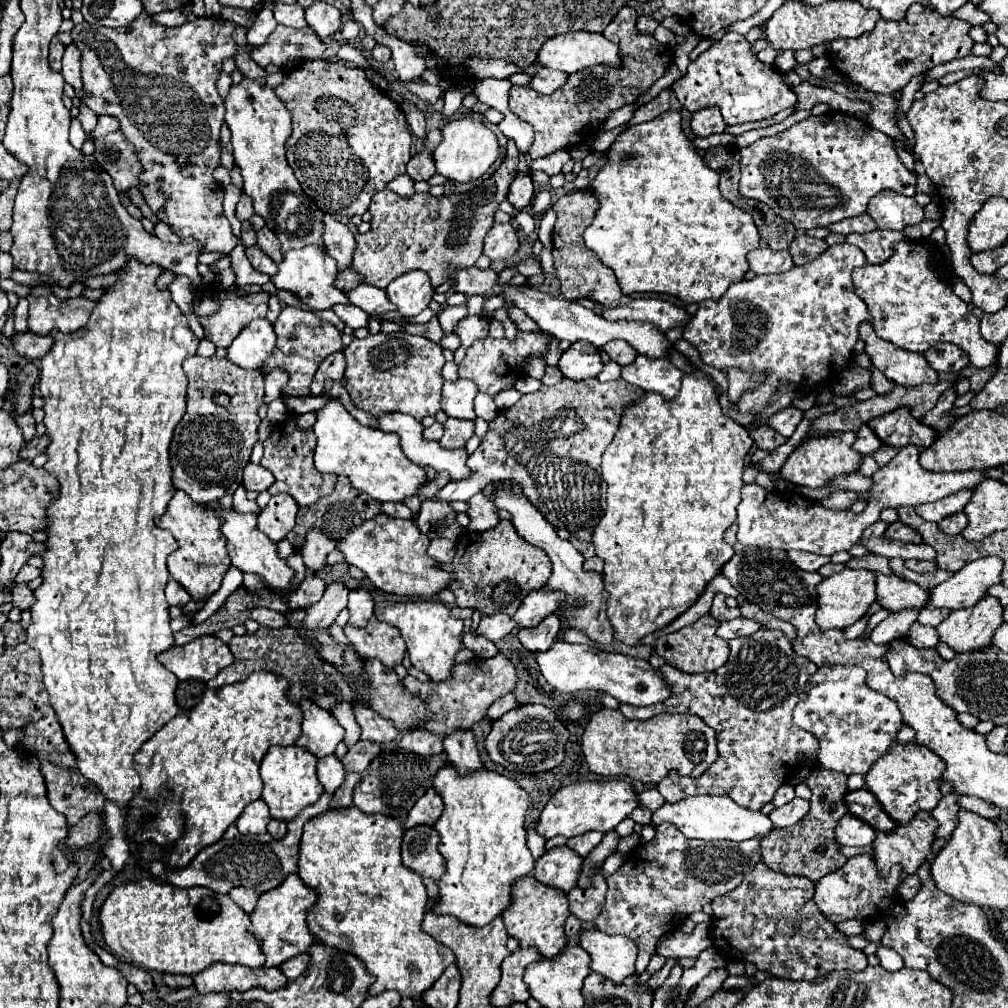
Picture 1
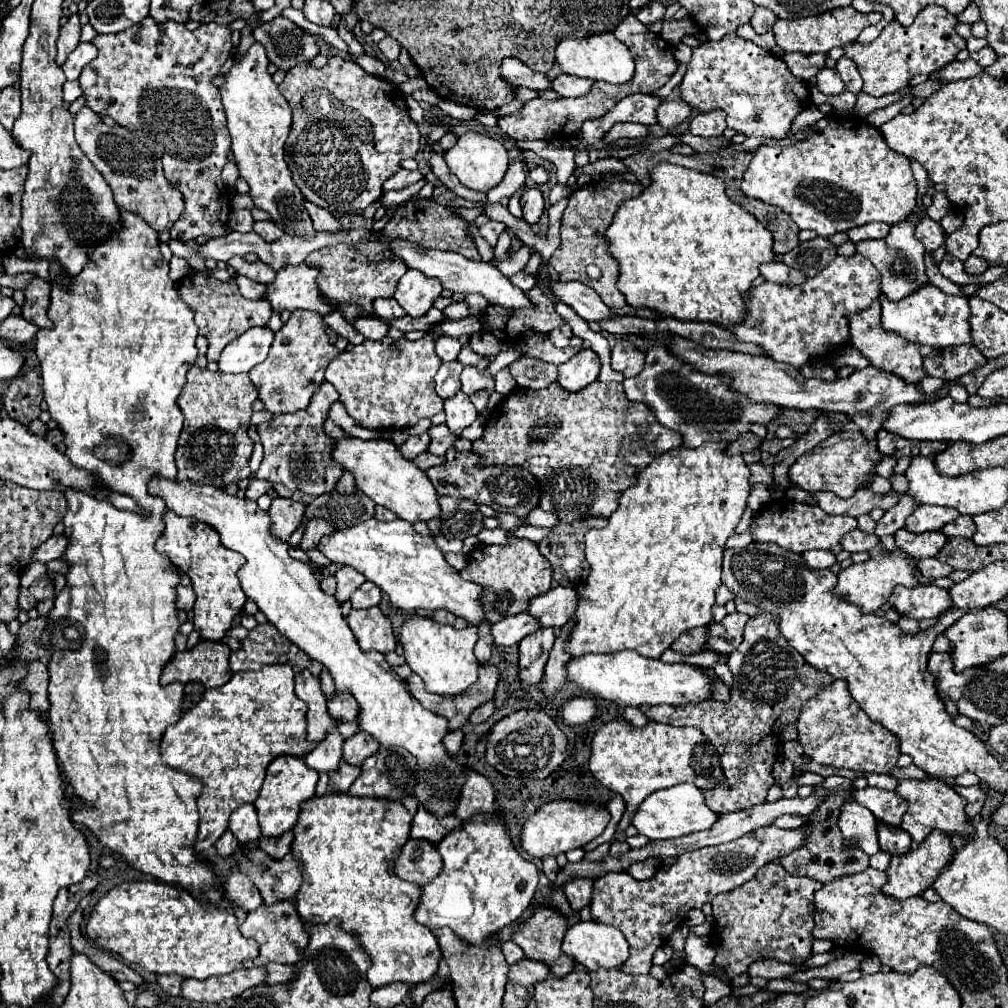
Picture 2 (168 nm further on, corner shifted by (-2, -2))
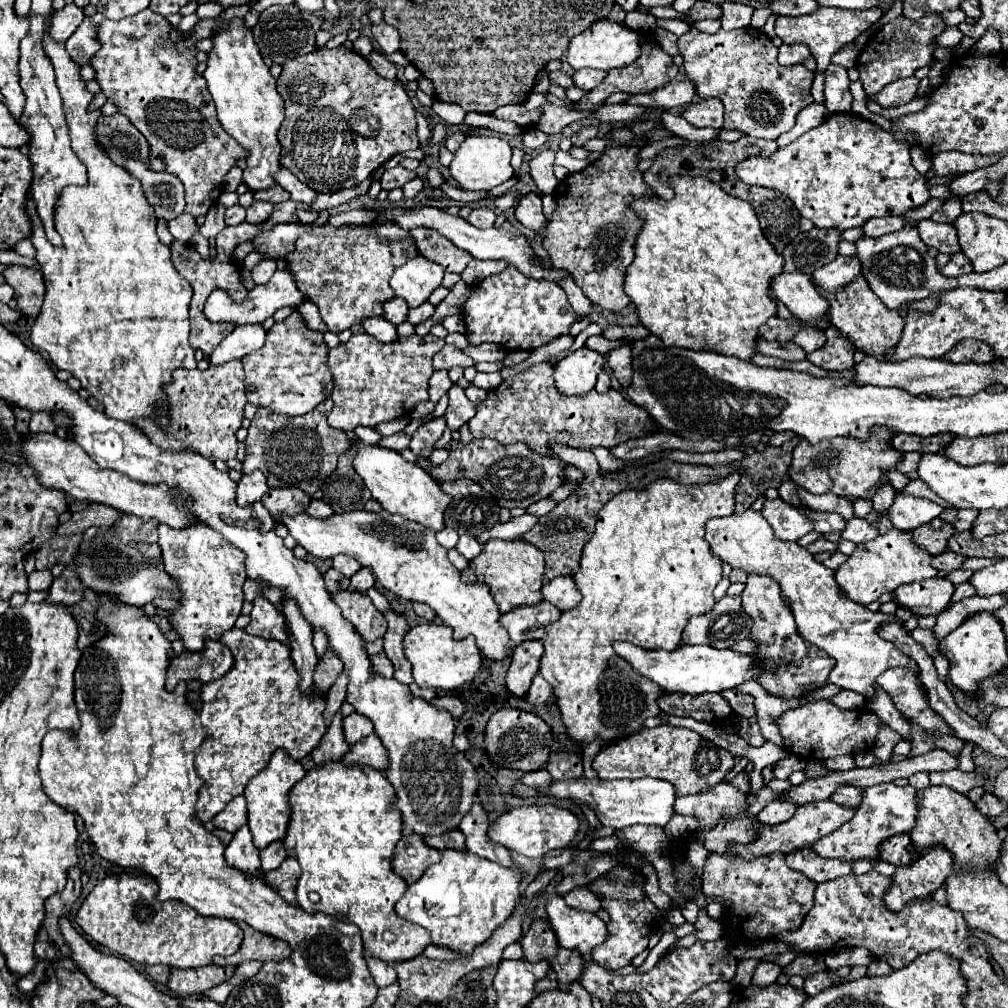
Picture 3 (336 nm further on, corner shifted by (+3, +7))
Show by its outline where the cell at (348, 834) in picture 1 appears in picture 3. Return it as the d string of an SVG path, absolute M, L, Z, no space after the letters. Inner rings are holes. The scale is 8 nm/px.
M342 760L340 764L328 764L328 768L312 768L290 790L292 816L288 834L284 838L288 856L296 858L302 868L302 876L296 888L298 904L306 912L324 912L338 920L344 918L356 924L362 932L366 954L388 964L412 960L430 944L428 930L398 918L394 912L394 904L404 896L408 884L404 884L404 880L400 880L400 876L392 872L392 854L398 840L402 838L402 816L392 806L392 796L392 784L388 784L388 780L374 768L344 764ZM312 892L318 894L316 902L310 898Z

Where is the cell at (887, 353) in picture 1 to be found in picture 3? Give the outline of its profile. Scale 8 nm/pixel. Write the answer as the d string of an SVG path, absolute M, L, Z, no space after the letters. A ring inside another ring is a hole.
M858 276L856 280L852 280L852 284L846 284L842 288L840 294L832 294L832 292L824 292L824 298L830 302L830 316L832 316L832 324L844 334L848 336L852 342L856 342L856 348L862 352L870 352L870 354L882 354L888 352L896 346L896 340L900 340L900 332L904 328L904 318L900 312L892 312L888 310L876 296L874 292L868 288L864 276Z

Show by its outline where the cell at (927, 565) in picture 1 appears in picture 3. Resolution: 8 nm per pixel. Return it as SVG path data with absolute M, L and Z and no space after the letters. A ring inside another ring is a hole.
M946 550L946 552L944 552L944 556L934 556L934 558L932 558L932 566L934 566L936 570L946 570L946 572L952 572L952 570L960 568L960 566L964 564L964 560L966 560L964 556L954 554L954 552Z

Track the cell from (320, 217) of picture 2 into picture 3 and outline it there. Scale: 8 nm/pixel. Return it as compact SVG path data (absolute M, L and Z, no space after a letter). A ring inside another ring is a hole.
M280 166L280 170L276 172L274 182L280 184L284 190L288 190L292 194L292 200L296 200L296 202L310 204L316 198L316 192L312 188L308 188L308 184L300 182L296 176L292 176L292 172L288 172L288 168L284 168L284 166Z

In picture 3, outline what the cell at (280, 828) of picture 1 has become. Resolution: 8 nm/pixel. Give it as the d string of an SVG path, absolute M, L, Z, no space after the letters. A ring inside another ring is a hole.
M274 842L270 844L268 848L260 850L260 860L262 860L262 870L264 872L270 872L270 870L276 870L280 868L280 864L288 858L282 842Z

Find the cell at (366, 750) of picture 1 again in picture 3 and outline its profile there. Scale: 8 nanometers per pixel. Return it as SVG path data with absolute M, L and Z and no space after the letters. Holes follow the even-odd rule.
M352 712L350 716L344 718L344 736L346 742L352 746L358 740L362 740L364 736L370 736L374 732L372 722L366 716L360 716L358 712Z

